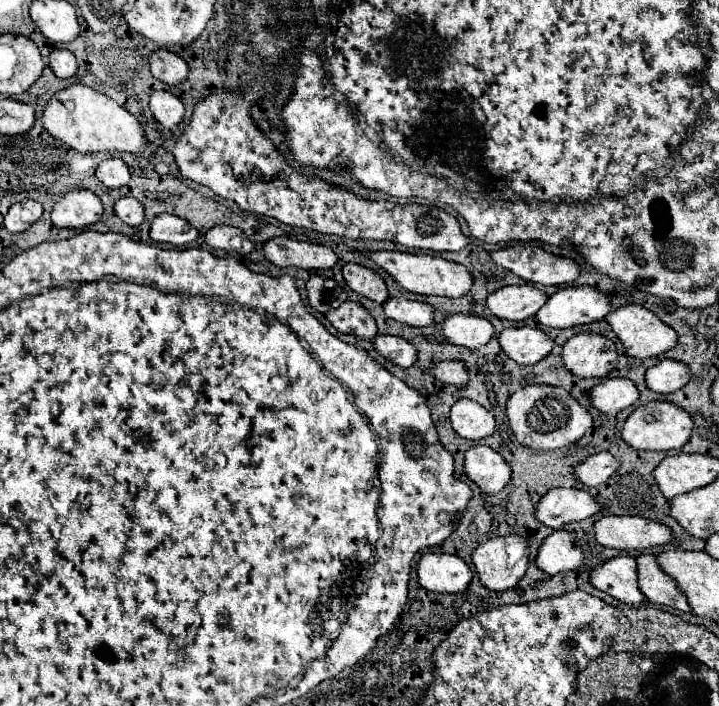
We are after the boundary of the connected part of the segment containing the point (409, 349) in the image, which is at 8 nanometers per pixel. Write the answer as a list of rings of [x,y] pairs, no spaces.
[[[376,335],[374,337],[374,349],[388,361],[392,361],[398,367],[410,367],[416,363],[416,347],[408,343],[402,337],[394,335]]]

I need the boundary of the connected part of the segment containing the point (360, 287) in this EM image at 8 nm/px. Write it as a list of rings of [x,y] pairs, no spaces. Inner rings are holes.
[[[346,263],[342,267],[342,275],[344,275],[346,285],[362,297],[368,297],[376,303],[382,303],[388,297],[386,283],[372,269],[366,269],[366,267],[356,265],[356,263]]]

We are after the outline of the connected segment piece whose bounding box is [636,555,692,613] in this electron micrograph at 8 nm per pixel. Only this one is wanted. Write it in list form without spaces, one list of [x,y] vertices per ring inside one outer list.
[[[638,555],[636,565],[638,565],[640,591],[650,603],[662,605],[662,607],[672,607],[680,613],[690,613],[692,611],[688,607],[686,597],[676,587],[676,583],[670,581],[670,577],[664,575],[664,571],[656,565],[654,555]]]

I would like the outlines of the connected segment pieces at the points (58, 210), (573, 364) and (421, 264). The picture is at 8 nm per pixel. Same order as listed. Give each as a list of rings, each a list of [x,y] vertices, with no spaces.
[[[74,189],[66,193],[52,209],[52,223],[56,227],[88,227],[102,217],[102,203],[92,191]]]
[[[578,333],[562,347],[564,367],[582,379],[606,377],[616,367],[616,345],[598,333]]]
[[[372,251],[368,257],[384,269],[402,289],[420,295],[440,295],[440,297],[462,297],[472,289],[472,275],[466,267],[446,261],[442,257],[432,255],[414,255],[414,253],[400,253],[400,251]]]

